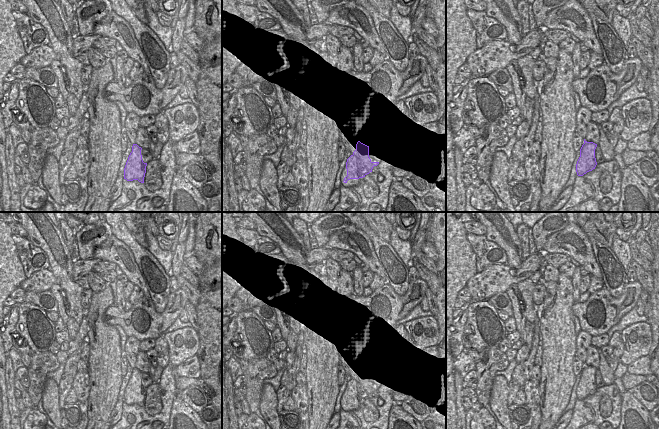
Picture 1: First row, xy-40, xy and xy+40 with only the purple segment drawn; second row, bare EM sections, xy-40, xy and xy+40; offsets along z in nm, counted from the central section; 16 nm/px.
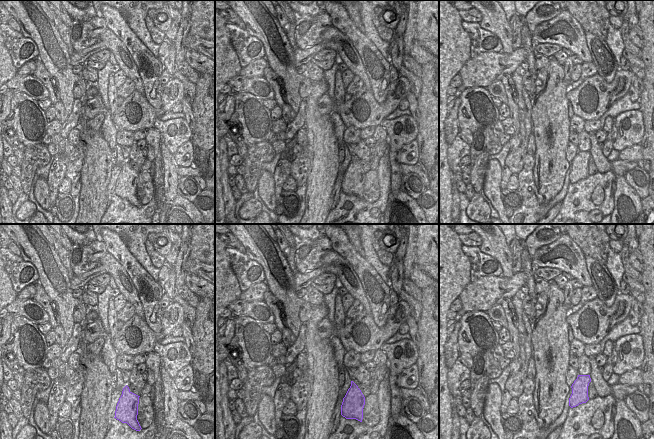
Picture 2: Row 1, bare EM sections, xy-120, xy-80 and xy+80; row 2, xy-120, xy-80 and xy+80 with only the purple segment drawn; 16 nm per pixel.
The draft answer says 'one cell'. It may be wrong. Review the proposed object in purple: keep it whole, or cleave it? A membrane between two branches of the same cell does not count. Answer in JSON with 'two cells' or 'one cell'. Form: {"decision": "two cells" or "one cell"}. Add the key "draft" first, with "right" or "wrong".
{"draft": "right", "decision": "one cell"}

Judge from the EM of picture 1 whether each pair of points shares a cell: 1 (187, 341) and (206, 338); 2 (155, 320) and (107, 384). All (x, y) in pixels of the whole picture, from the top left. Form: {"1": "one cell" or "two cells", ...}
{"1": "two cells", "2": "two cells"}

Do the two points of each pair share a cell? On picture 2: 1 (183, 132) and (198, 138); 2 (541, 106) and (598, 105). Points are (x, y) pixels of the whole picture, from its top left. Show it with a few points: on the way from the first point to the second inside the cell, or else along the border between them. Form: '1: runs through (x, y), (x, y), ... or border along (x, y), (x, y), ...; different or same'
1: border along (192, 133), (190, 139); different
2: border along (566, 92), (566, 98), (569, 101); different

